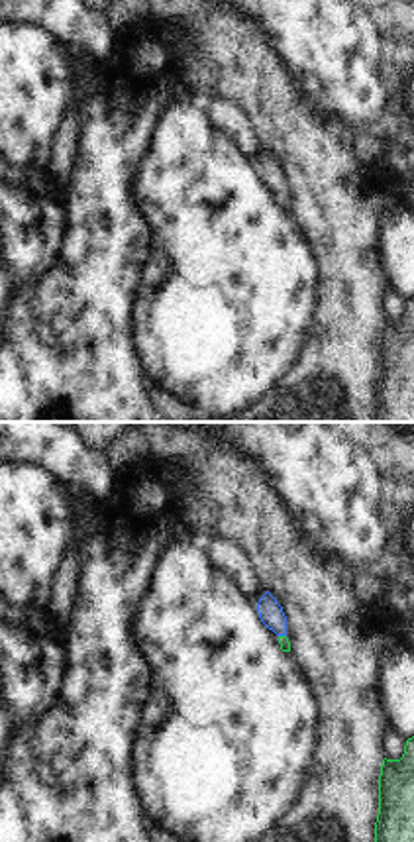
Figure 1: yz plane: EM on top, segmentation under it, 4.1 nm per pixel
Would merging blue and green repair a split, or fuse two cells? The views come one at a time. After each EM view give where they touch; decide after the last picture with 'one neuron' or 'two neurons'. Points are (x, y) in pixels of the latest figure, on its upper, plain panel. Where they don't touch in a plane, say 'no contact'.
contact (283, 195)

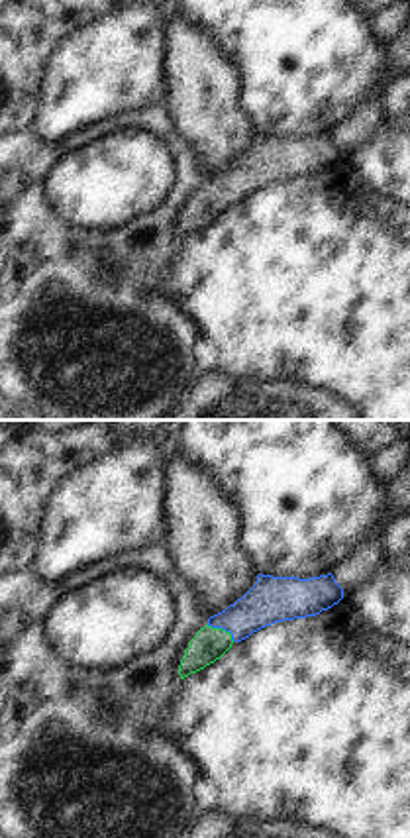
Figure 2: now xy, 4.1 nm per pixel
contact (222, 189)

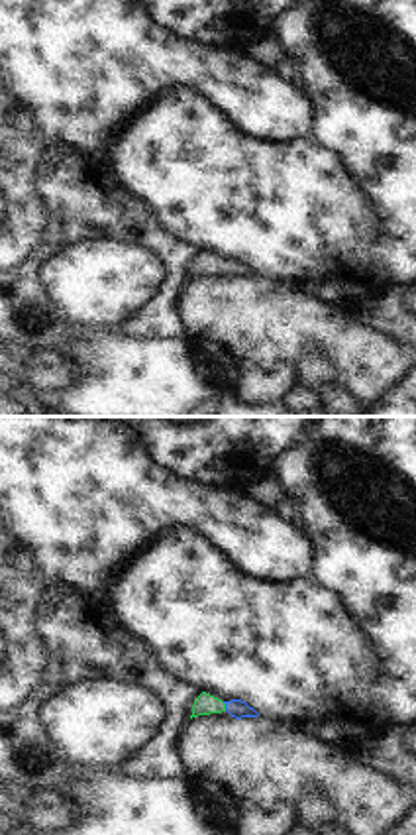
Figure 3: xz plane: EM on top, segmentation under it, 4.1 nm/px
contact (226, 266)

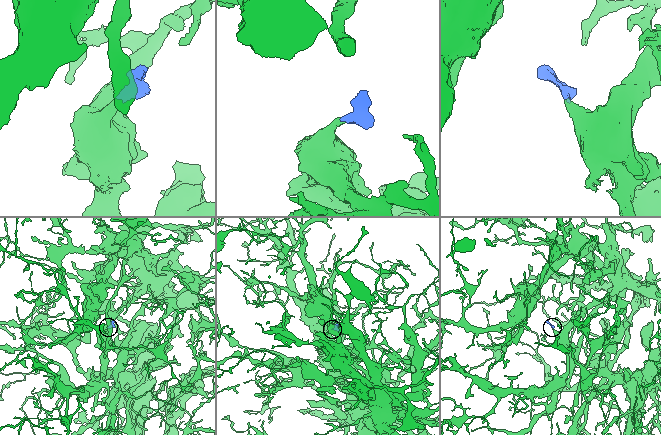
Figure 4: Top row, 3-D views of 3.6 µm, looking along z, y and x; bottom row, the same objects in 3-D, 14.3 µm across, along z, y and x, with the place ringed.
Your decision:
one neuron

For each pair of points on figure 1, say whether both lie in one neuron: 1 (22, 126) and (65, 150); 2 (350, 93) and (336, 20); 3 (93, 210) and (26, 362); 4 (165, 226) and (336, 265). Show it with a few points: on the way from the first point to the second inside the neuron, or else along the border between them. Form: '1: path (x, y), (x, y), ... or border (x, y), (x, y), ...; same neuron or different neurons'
1: border (69, 110), (55, 138), (51, 161), (46, 167); different neurons
2: path (342, 75), (336, 63), (336, 38); same neuron
3: path (93, 248), (93, 285), (83, 305), (63, 324); same neuron
4: border (291, 218), (312, 256), (316, 271), (312, 307); different neurons

